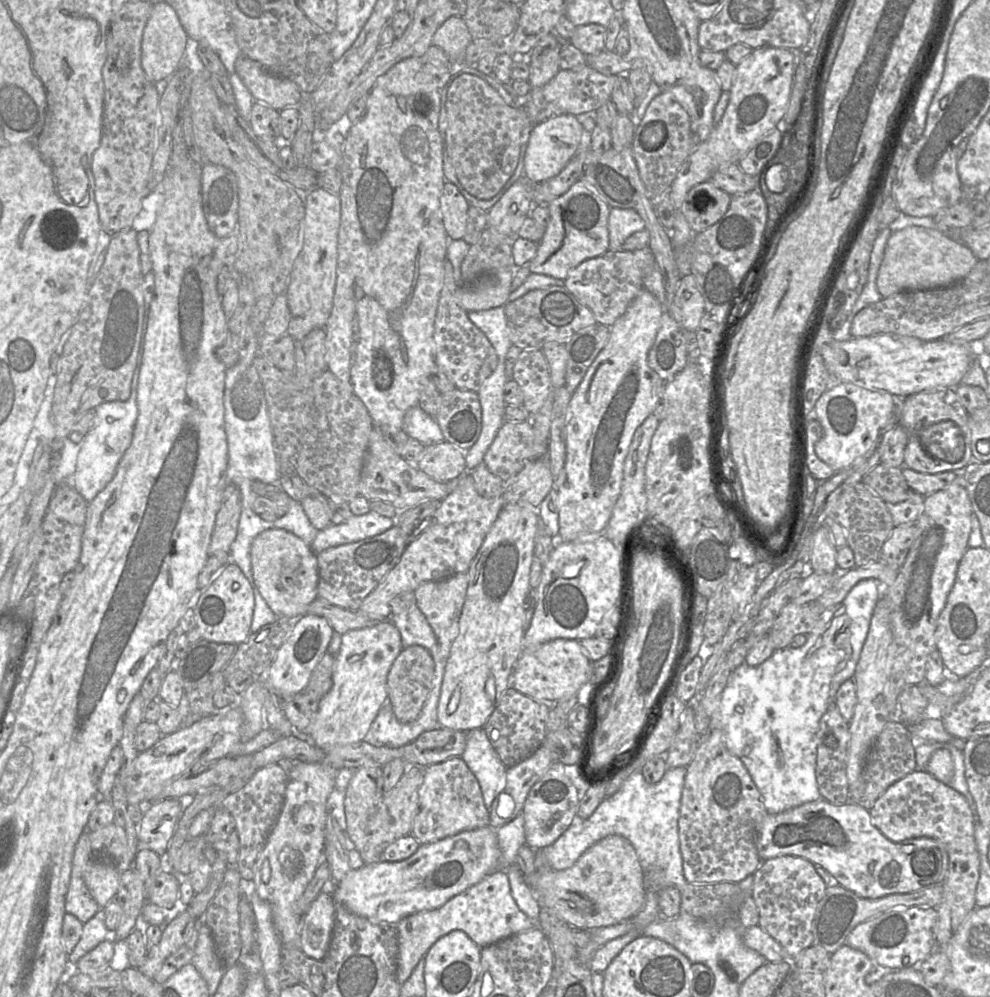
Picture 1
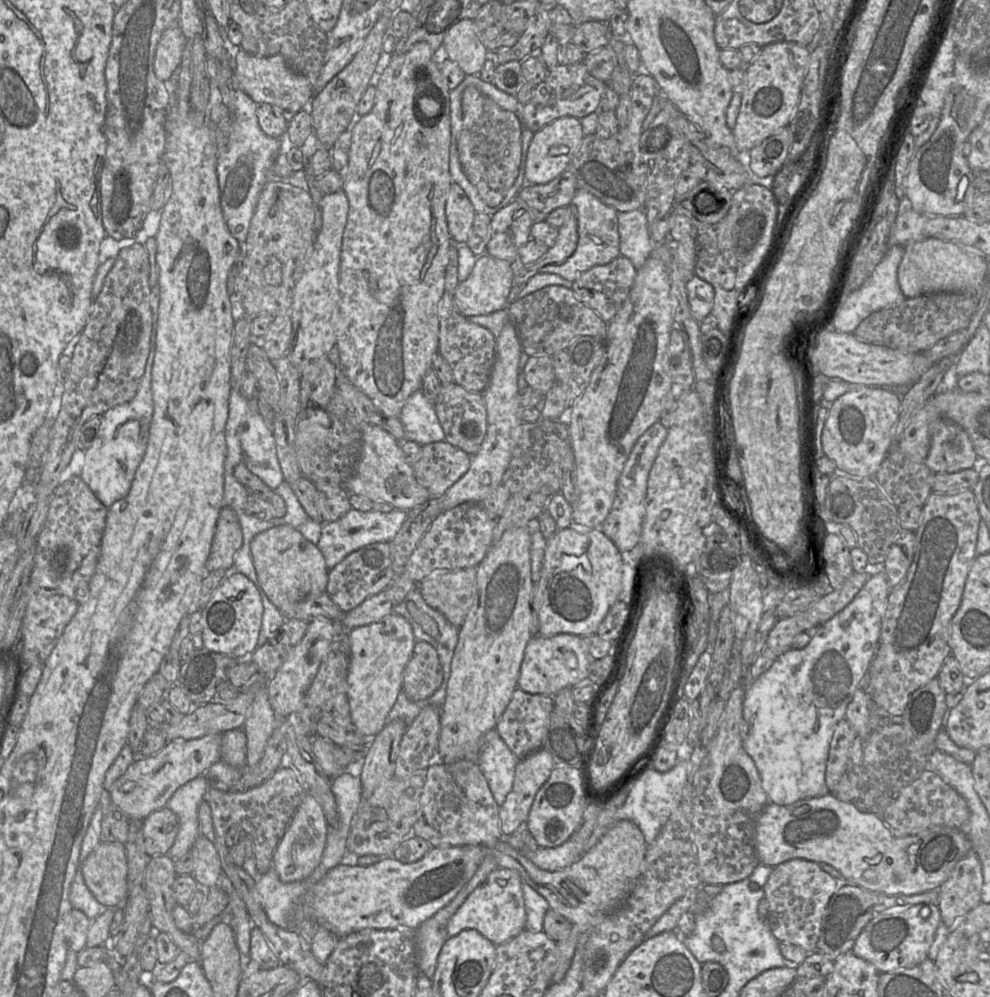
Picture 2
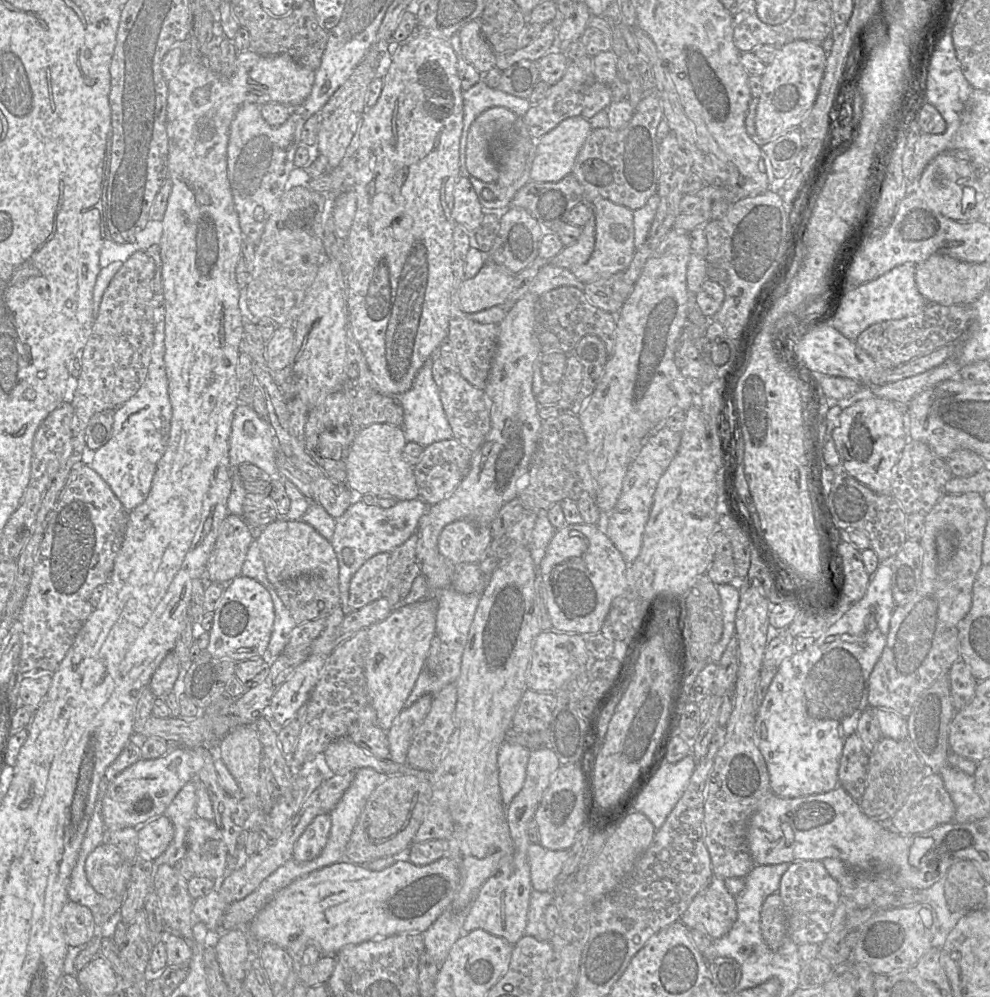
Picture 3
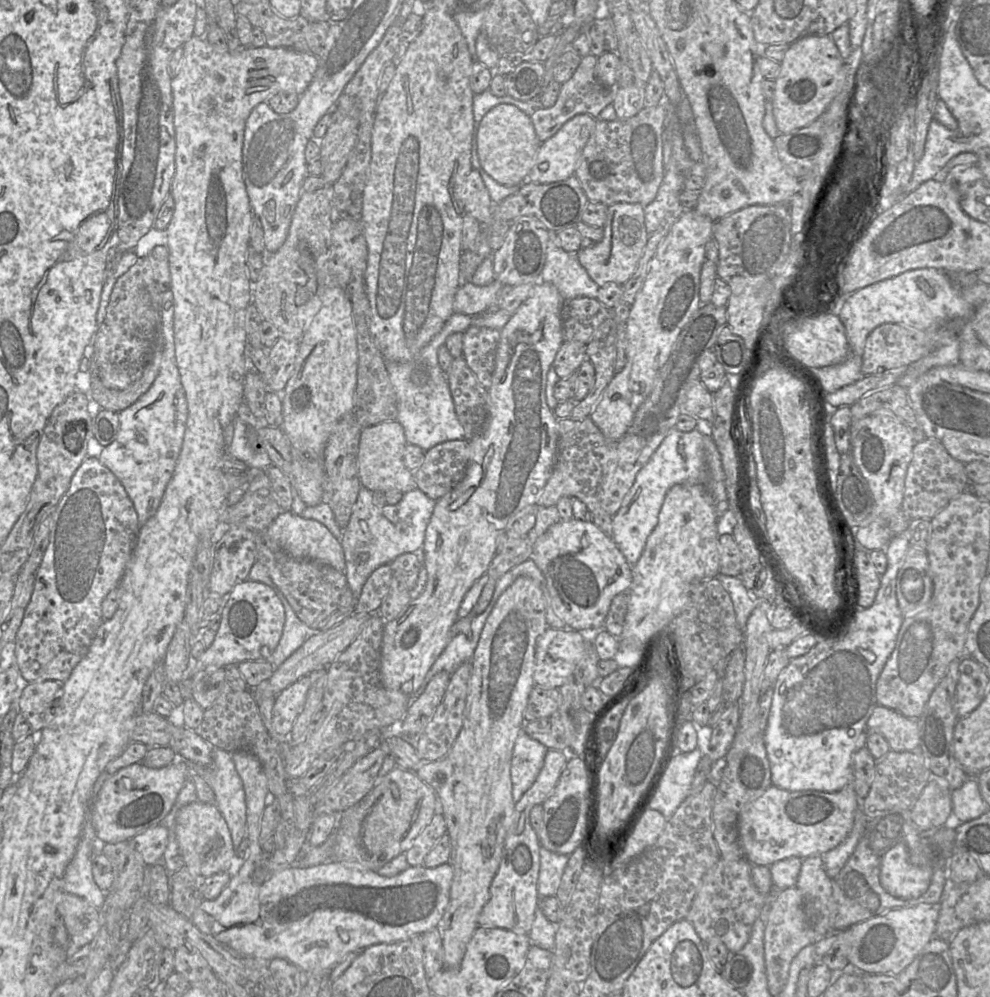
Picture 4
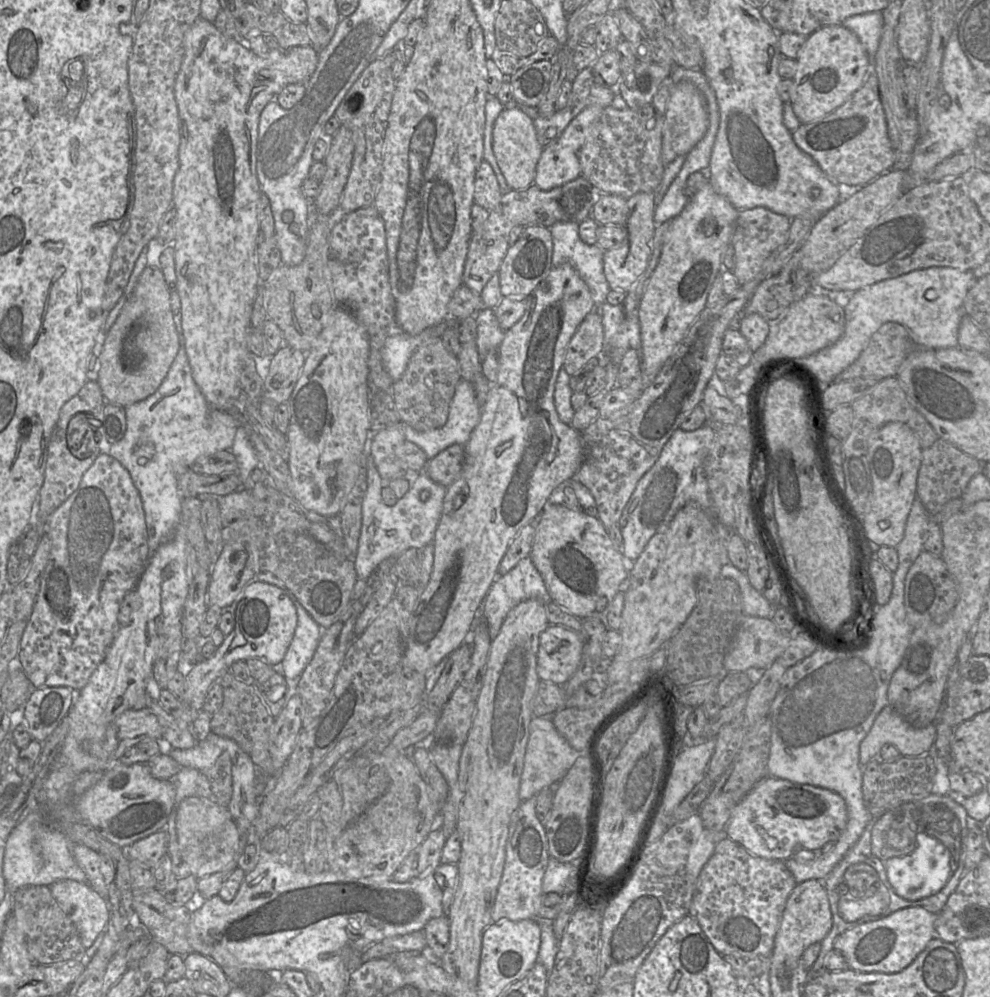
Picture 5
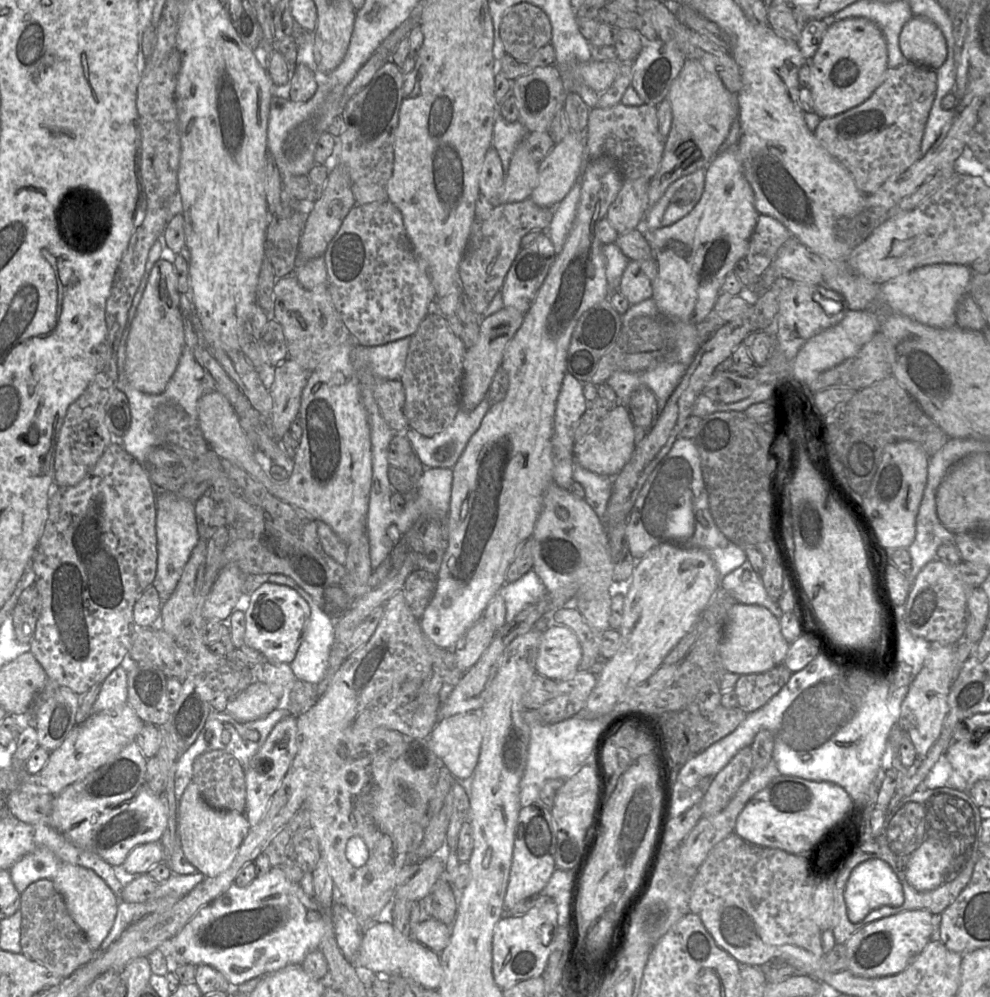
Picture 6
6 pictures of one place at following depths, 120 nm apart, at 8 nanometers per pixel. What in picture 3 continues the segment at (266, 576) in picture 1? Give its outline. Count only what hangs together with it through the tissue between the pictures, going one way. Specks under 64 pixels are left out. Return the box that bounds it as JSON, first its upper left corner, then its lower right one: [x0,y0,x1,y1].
[257,520,339,586]

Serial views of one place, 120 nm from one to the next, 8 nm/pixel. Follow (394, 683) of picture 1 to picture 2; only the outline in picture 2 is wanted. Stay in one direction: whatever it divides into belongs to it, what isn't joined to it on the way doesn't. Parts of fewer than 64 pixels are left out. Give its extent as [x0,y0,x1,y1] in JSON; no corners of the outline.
[402,641,442,701]

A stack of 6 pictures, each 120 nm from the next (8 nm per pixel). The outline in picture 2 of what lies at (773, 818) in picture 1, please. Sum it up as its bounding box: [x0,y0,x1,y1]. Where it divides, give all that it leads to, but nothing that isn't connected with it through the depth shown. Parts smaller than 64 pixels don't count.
[755,793,972,895]

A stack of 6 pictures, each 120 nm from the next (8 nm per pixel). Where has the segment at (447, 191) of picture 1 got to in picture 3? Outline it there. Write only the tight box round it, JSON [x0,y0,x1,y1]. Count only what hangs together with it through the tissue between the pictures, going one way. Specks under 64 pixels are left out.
[452,176,485,234]

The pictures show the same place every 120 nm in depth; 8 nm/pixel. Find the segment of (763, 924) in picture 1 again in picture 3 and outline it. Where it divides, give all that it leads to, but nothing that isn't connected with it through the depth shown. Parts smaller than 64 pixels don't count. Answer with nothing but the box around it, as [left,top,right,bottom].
[778,861,841,945]

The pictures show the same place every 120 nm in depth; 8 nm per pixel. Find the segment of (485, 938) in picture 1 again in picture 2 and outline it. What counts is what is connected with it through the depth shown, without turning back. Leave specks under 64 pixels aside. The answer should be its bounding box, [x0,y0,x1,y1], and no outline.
[447,867,526,946]

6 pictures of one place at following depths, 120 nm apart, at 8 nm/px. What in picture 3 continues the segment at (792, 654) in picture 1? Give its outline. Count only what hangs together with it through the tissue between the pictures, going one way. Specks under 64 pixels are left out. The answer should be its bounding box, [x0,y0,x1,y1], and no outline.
[756,556,896,798]

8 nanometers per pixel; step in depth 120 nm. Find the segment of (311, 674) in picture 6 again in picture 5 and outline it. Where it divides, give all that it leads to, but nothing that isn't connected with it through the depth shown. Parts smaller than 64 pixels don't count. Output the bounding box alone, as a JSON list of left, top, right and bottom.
[256,571,325,679]

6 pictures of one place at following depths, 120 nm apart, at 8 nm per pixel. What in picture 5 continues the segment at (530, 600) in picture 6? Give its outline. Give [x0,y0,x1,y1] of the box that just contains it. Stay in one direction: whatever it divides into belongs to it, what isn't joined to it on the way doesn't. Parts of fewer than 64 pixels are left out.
[482,557,552,639]

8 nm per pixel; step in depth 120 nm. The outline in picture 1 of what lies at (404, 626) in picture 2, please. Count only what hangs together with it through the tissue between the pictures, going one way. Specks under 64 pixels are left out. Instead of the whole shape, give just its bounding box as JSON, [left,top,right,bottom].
[302,620,403,749]

